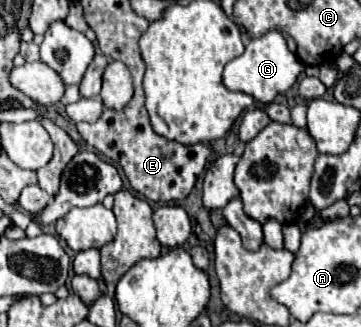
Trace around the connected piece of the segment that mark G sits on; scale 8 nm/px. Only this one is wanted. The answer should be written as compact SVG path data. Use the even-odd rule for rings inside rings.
M271 30L259 38L253 38L245 46L245 52L241 56L227 62L223 70L223 84L233 92L245 92L253 96L259 104L271 104L275 96L283 94L295 84L297 76L303 70L305 70L305 64L301 64L301 60L287 48L283 34L277 30Z

